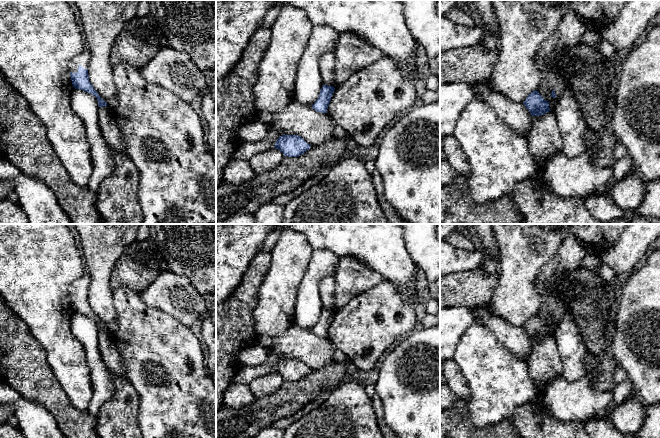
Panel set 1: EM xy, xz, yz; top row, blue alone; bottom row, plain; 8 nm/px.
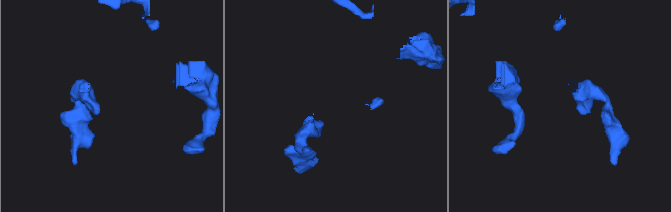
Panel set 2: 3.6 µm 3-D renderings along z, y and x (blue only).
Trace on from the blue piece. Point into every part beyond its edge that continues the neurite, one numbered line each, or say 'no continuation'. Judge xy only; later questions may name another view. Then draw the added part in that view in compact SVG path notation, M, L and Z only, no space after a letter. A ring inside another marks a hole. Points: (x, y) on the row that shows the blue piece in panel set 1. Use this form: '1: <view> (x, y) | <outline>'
1: xy (83, 58) | M84 49L80 54L73 57L70 62L70 72L76 73L79 65L84 69L88 69L90 57L91 54L88 49Z

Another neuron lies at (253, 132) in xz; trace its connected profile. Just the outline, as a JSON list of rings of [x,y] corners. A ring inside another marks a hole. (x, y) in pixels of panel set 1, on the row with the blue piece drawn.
[[[256,121],[239,127],[236,131],[236,139],[241,143],[256,143],[264,139],[269,131],[269,128]]]

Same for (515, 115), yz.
[[[489,80],[470,84],[476,98],[489,104],[516,134],[527,137],[532,127],[532,115],[523,103],[515,103],[491,88]]]

